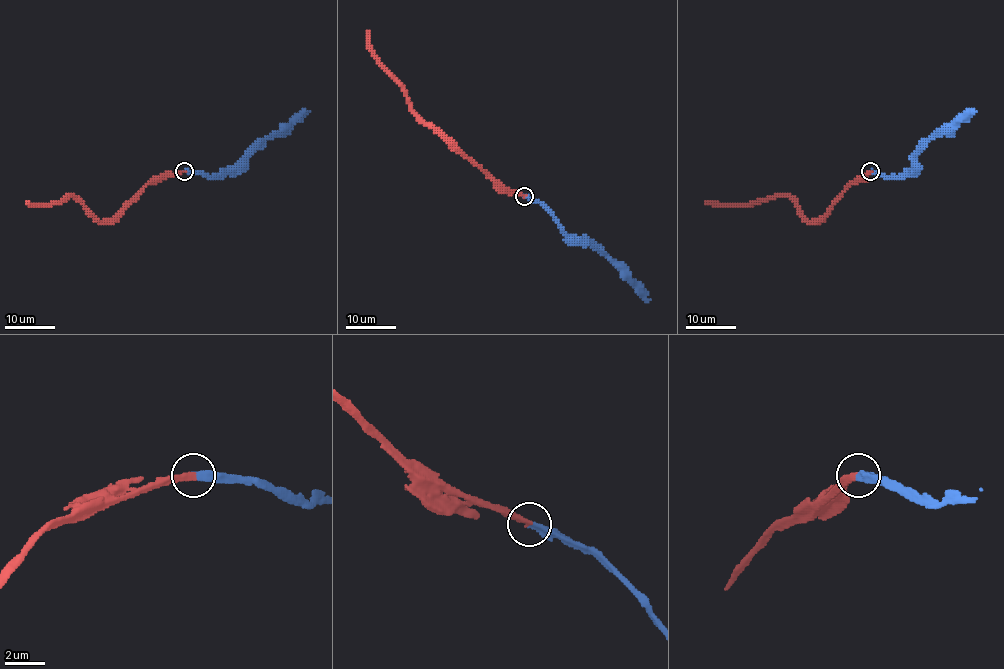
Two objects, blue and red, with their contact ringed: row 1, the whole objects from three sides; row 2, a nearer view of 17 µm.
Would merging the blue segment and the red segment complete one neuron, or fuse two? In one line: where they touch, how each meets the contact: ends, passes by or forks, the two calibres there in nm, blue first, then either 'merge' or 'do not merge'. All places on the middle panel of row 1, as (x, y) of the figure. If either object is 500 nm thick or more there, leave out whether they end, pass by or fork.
place (524, 196); blue ends; red ends; calibres 320 and 300 nm; merge

